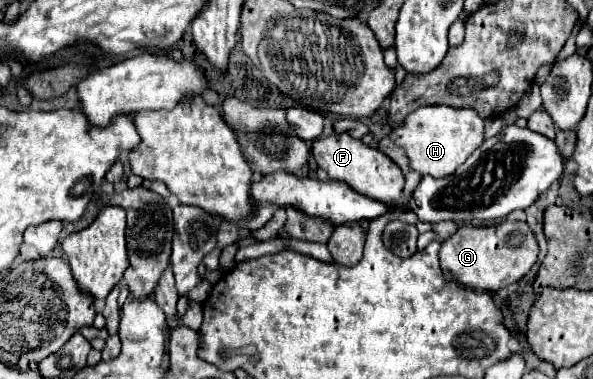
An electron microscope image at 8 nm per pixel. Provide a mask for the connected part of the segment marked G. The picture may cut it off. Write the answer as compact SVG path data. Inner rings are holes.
M502 221L486 227L464 225L442 243L440 263L448 277L458 279L462 285L482 291L498 291L520 281L538 261L538 251L538 241L526 221Z

